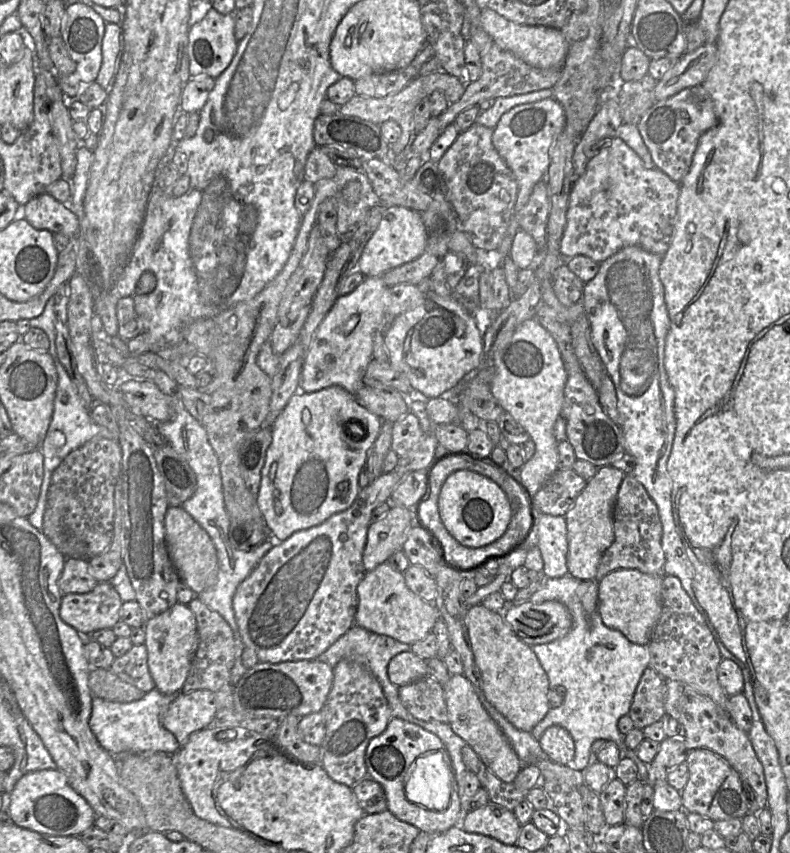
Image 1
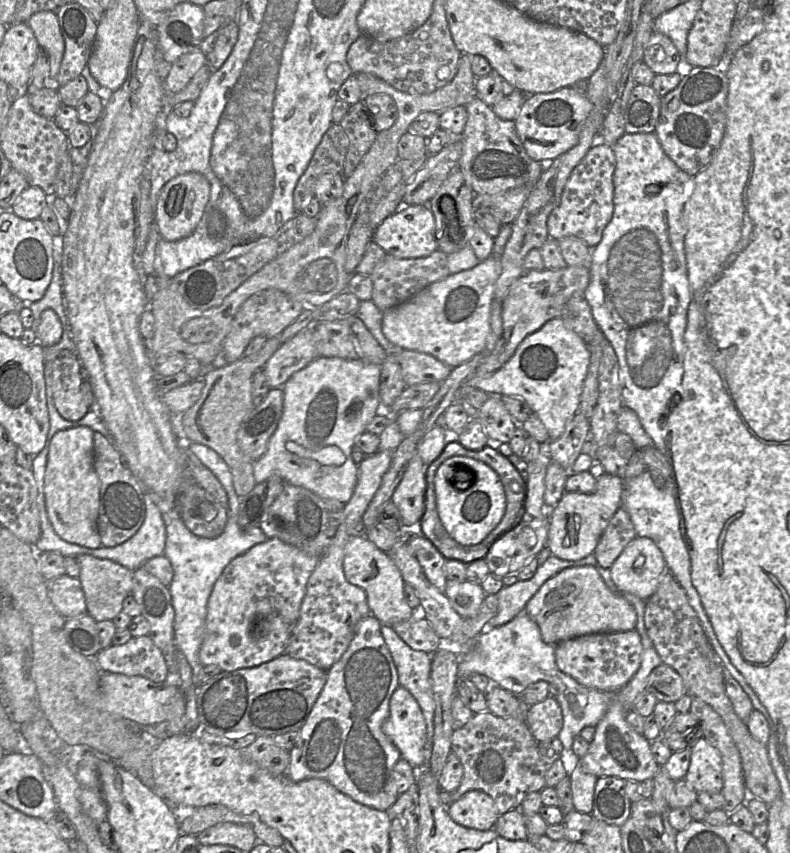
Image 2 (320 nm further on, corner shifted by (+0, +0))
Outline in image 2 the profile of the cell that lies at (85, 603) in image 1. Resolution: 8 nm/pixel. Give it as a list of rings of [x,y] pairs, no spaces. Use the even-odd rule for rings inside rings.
[[[64,574],[46,581],[46,586],[51,603],[65,619],[87,612],[84,592],[78,578]]]

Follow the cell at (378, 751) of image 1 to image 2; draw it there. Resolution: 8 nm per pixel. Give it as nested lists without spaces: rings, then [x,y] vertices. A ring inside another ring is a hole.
[[[402,686],[390,698],[389,716],[382,730],[414,769],[428,764],[425,719],[416,699]]]

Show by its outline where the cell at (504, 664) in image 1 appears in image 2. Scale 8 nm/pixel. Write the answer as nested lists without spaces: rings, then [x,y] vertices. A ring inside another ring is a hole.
[[[447,580],[444,594],[449,599],[453,609],[464,619],[476,615],[487,595],[481,585],[468,580],[463,582]]]

